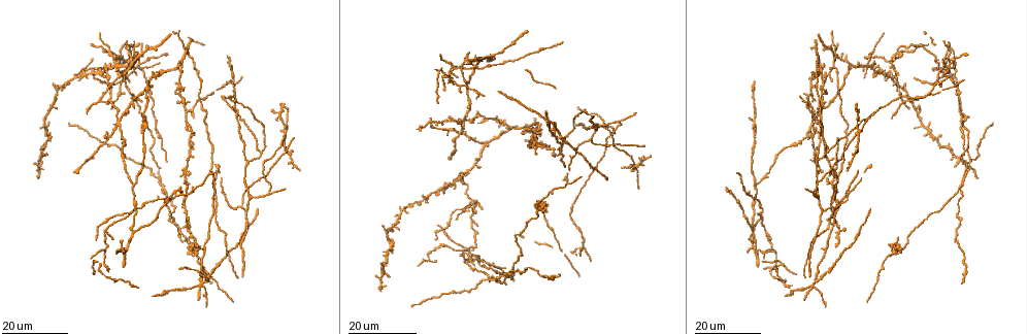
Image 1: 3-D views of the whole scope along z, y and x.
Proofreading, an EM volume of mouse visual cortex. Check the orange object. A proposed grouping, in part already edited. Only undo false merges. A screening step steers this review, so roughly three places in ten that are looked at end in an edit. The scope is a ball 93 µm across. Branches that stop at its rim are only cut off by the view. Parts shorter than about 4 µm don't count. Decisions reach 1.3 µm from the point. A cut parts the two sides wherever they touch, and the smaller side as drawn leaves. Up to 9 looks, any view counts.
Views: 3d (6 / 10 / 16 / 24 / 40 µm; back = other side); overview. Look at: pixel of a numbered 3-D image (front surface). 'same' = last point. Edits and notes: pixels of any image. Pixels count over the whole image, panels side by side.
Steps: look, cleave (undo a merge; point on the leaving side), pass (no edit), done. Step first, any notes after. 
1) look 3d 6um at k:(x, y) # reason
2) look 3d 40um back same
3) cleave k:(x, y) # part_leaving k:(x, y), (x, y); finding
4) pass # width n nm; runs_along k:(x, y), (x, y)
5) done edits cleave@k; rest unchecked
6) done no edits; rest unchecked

look 3d 24um at 1:(86, 164) # two arms in line, one across

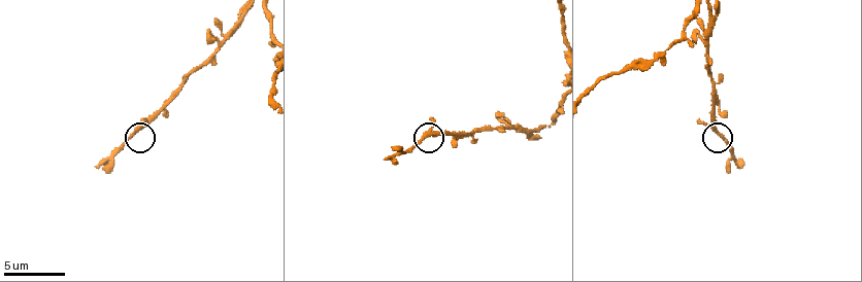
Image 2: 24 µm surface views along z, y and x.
look 3d 6um at 2:(137, 129) # zoom in

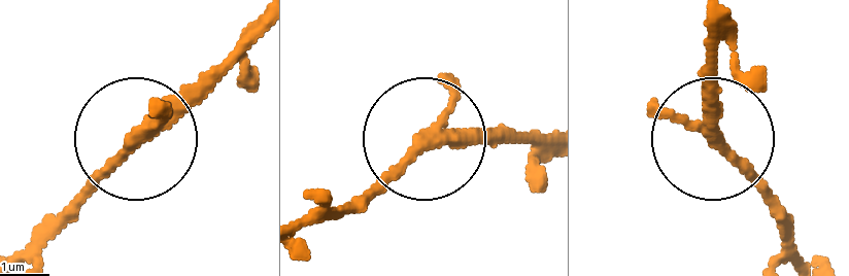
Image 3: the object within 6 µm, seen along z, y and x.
pass # runs_along 3:(547, 139), (423, 143), (354, 208); continuous, no second neuron

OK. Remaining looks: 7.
look 3d 16um at 1:(150, 75) # sudden change in width

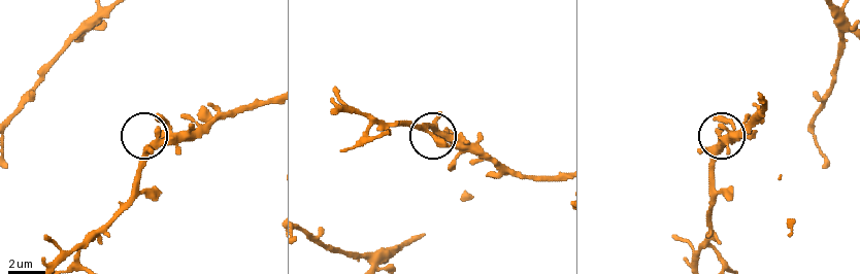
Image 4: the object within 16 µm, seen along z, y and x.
look 3d 6um at 4:(722, 150)

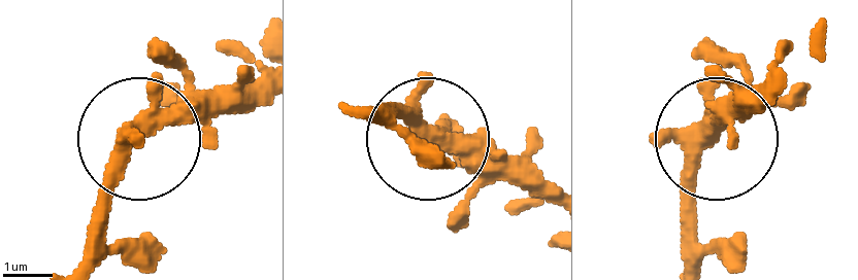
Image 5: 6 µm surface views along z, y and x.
pass # runs_along 5:(114, 208), (127, 150), (245, 113); one neuron here

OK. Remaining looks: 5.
look 3d 16um at 1:(188, 122) # thin neck

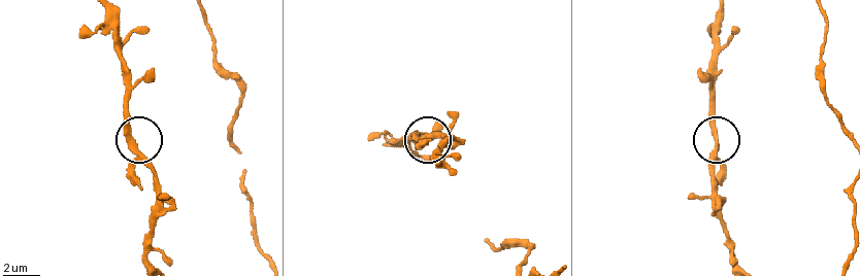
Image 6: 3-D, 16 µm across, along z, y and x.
look 3d 10um at 6:(128, 144)

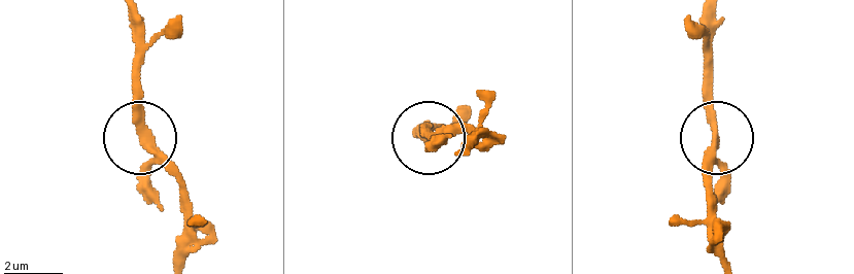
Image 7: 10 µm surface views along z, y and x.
look 3d 10um back at 7:(716, 136) # other side

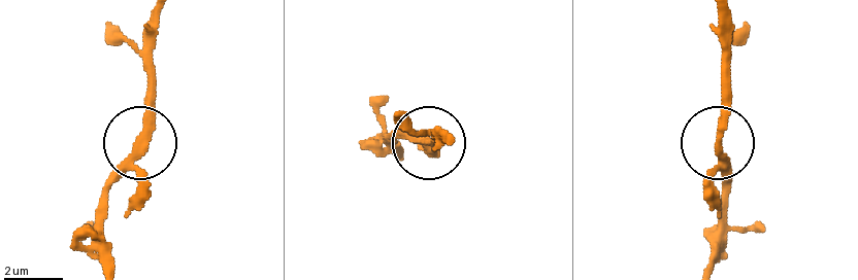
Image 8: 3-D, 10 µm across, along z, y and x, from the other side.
pass # all the same neuron

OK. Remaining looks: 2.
look 3d 6um at 2:(712, 83) # three arms meet

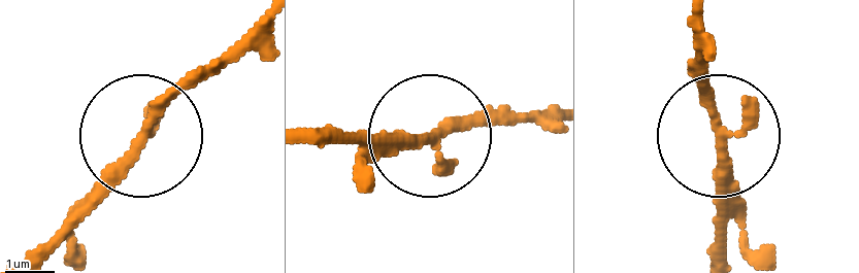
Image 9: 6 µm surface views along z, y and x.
pass # runs_along 9:(547, 114), (485, 114), (432, 139), (329, 139); continuous, no second neuron

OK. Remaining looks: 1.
done no edits; rest unchecked

